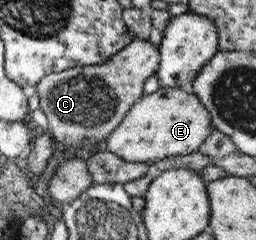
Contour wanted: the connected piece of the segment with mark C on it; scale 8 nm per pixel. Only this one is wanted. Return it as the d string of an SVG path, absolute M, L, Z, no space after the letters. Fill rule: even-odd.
M135 39L116 53L102 65L70 67L58 73L48 73L34 85L34 92L38 96L38 106L48 120L46 131L52 134L56 142L65 146L83 147L103 143L106 136L119 124L129 111L130 105L136 103L142 95L144 80L155 73L159 62L158 46L152 45L147 39Z

